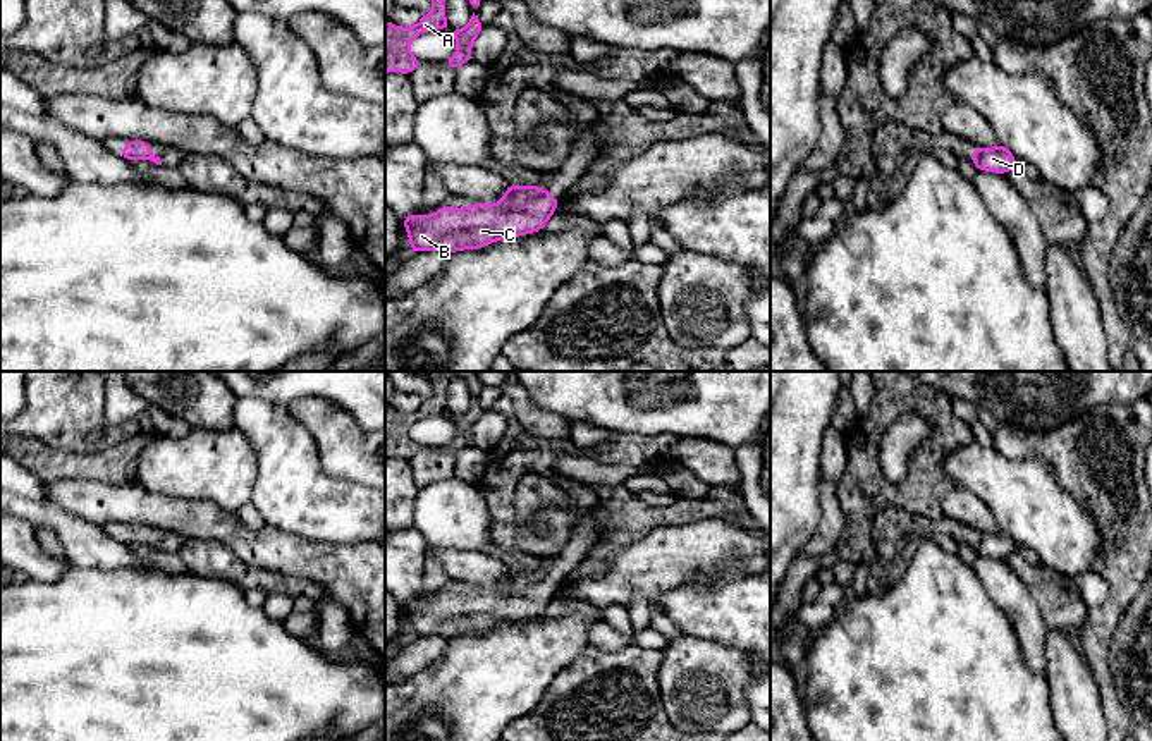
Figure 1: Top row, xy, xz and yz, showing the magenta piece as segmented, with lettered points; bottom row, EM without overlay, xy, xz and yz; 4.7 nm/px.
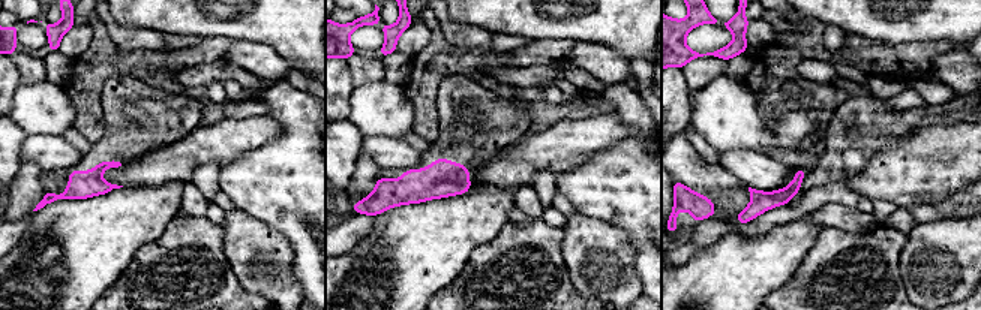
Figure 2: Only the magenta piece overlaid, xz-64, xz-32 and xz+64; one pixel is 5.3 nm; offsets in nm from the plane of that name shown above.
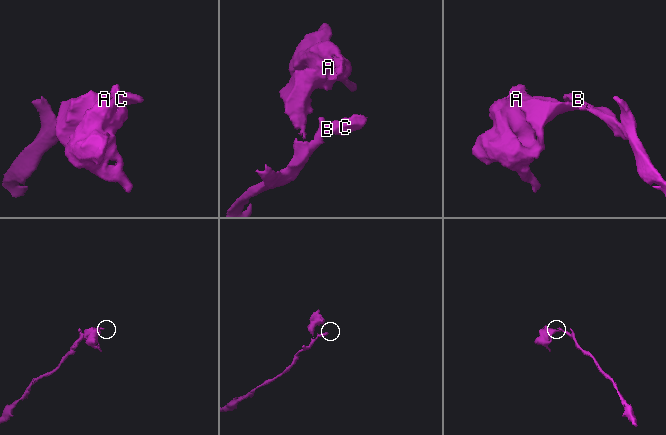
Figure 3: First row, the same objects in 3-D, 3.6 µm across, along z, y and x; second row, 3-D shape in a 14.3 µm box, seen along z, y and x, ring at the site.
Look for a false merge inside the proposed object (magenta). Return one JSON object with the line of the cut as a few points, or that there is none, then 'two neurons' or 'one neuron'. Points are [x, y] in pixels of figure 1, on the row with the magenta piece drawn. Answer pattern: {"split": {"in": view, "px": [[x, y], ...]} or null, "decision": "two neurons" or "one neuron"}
{"split": null, "decision": "one neuron"}

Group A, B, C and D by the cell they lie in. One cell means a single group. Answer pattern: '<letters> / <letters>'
A B C D

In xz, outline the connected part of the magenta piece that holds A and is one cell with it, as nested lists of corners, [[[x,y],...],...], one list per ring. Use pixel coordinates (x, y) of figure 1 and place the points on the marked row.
[[[433,0],[433,10],[421,15],[421,21],[416,26],[397,28],[385,21],[385,74],[411,74],[416,70],[421,62],[409,52],[409,45],[416,36],[430,29],[449,29],[452,33],[457,41],[457,50],[444,65],[457,69],[459,65],[471,62],[471,45],[483,29],[483,24],[478,19],[478,10],[475,10],[464,29],[450,29],[445,19],[444,0]]]

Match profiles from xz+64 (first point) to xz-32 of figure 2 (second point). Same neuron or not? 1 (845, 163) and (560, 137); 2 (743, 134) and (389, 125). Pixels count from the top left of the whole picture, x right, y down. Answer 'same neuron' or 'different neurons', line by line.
1: different neurons
2: same neuron

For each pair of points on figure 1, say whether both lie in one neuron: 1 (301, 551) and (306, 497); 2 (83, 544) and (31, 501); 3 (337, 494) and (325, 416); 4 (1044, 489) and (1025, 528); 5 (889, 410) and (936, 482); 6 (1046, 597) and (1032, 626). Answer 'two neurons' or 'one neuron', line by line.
1: two neurons
2: one neuron
3: two neurons
4: one neuron
5: one neuron
6: two neurons

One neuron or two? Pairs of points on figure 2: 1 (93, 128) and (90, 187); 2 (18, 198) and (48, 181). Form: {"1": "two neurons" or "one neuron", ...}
{"1": "two neurons", "2": "two neurons"}

